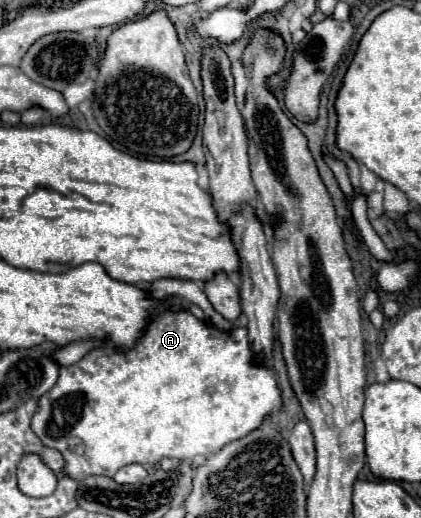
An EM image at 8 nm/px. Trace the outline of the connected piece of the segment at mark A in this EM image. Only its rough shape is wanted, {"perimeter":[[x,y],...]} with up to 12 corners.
{"perimeter":[[163,311],[37,399],[75,481],[192,459],[281,409],[247,329]]}

